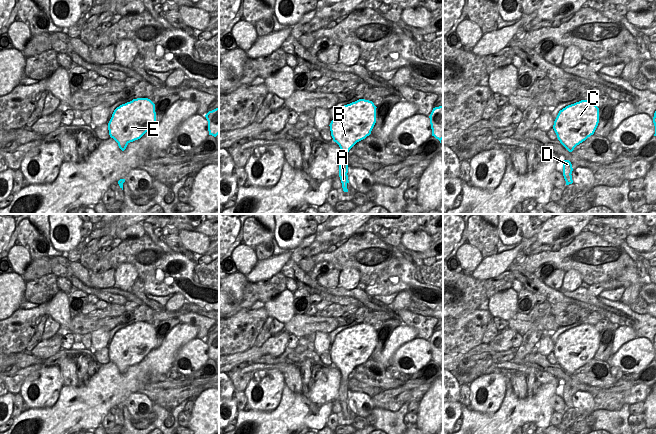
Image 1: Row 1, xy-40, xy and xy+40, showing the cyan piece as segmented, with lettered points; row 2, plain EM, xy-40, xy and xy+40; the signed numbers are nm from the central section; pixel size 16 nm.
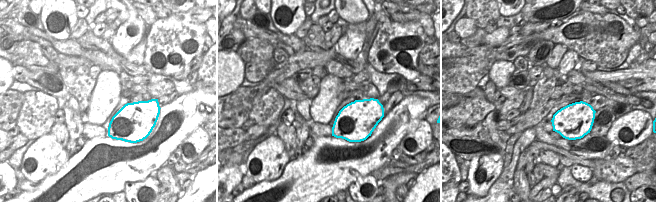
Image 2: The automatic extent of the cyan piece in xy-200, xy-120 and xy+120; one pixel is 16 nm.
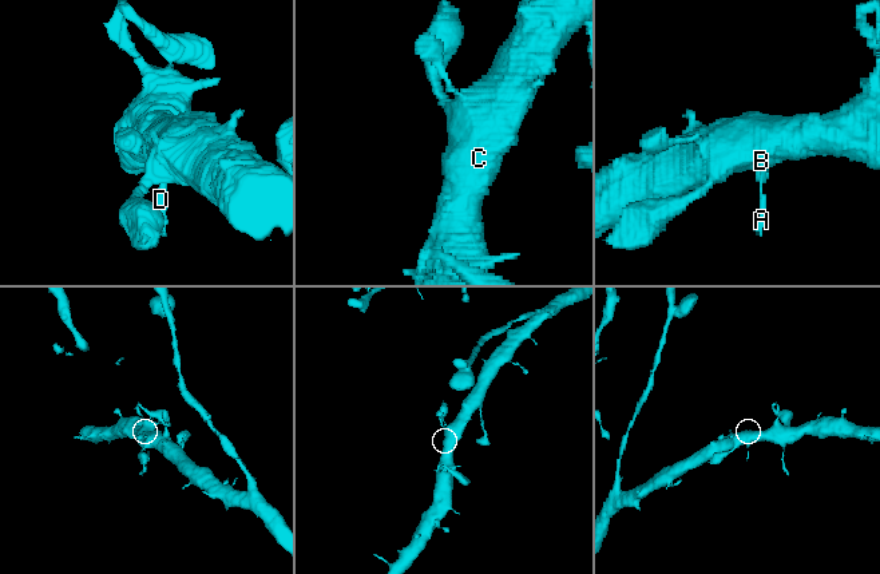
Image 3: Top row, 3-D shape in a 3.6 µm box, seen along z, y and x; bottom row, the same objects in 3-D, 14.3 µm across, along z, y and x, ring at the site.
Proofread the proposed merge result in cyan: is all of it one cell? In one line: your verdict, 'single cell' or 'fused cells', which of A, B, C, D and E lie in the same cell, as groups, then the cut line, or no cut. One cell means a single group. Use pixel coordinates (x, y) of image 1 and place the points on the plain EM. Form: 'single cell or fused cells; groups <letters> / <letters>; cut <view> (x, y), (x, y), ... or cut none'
single cell; groups A B C D E; cut none

